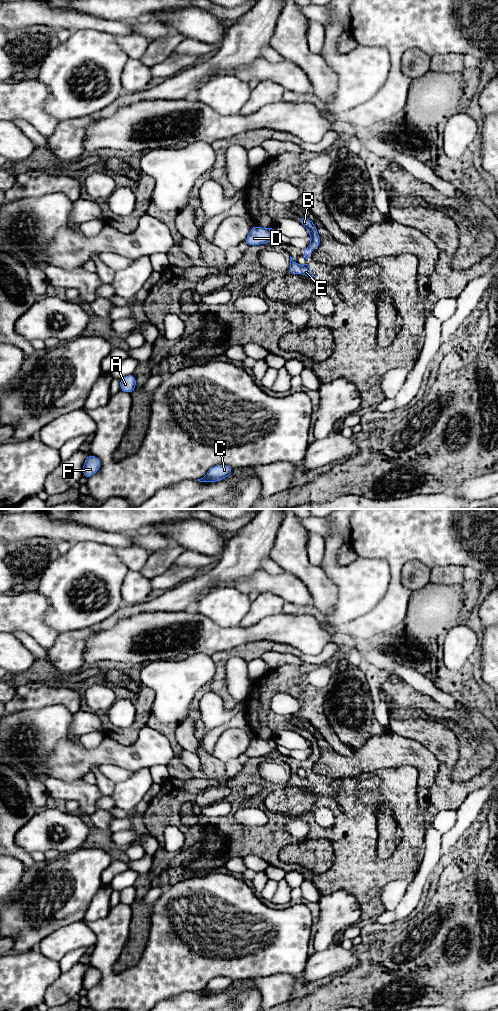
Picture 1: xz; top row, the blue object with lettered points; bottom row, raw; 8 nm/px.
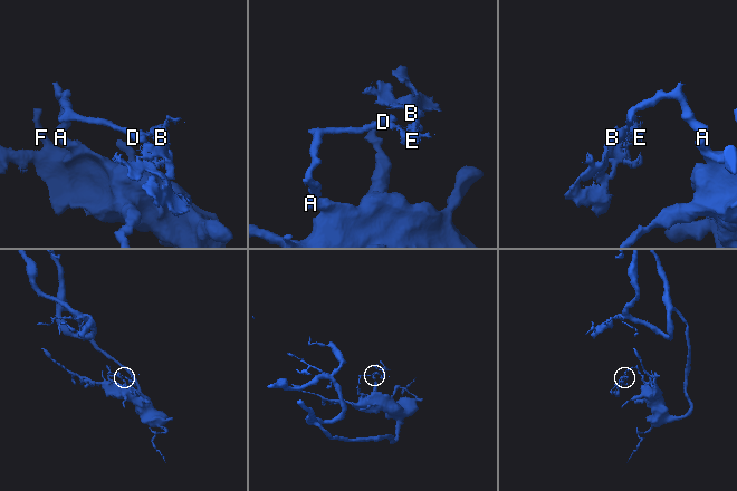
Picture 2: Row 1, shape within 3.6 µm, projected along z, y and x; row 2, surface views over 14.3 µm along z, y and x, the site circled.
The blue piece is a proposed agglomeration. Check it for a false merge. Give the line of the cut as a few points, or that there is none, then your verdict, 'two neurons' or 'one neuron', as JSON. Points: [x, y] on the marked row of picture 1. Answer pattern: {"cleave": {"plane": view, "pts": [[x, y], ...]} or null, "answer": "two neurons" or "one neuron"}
{"cleave": {"plane": "xz", "pts": [[270, 240], [267, 242]]}, "answer": "two neurons"}

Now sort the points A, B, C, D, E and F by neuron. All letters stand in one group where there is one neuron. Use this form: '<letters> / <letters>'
A C D F / B E

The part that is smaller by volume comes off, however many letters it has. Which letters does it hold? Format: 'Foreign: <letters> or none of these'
Foreign: B, E

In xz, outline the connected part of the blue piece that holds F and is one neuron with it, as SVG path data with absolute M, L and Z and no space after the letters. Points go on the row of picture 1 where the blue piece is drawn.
M89 454L83 465L83 476L90 478L101 468L101 461L94 455Z

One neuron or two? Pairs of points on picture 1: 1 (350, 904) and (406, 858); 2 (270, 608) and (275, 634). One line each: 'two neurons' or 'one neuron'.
1: two neurons
2: two neurons

